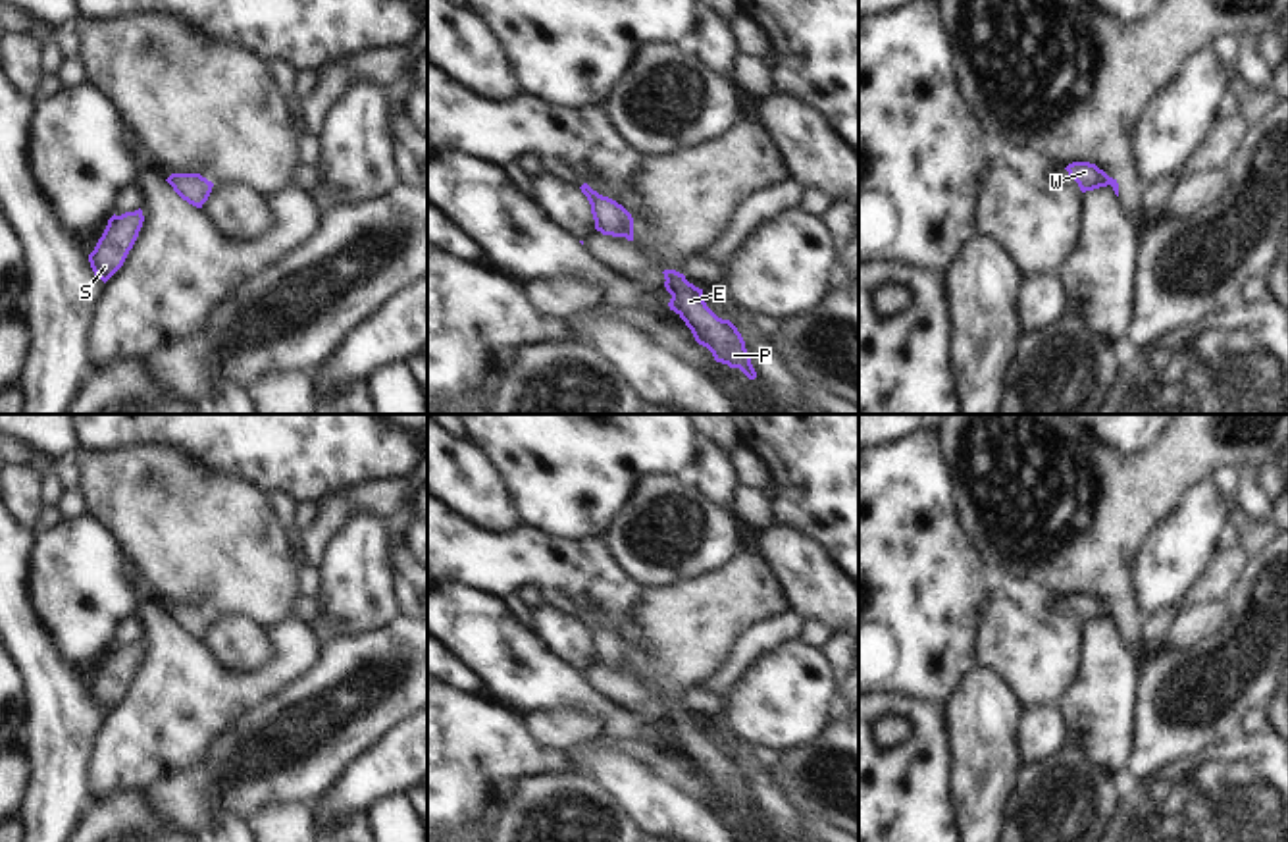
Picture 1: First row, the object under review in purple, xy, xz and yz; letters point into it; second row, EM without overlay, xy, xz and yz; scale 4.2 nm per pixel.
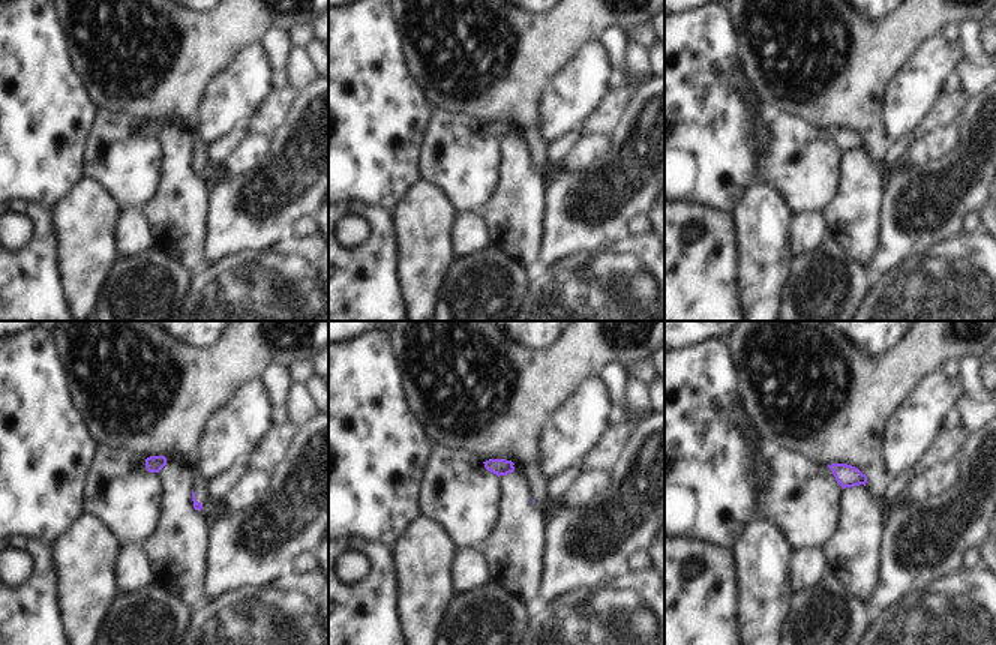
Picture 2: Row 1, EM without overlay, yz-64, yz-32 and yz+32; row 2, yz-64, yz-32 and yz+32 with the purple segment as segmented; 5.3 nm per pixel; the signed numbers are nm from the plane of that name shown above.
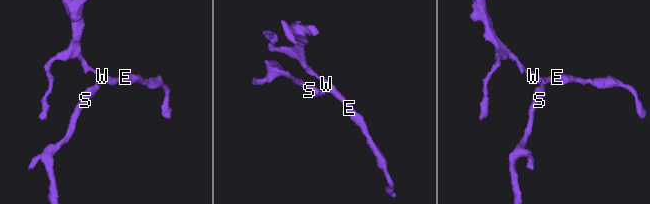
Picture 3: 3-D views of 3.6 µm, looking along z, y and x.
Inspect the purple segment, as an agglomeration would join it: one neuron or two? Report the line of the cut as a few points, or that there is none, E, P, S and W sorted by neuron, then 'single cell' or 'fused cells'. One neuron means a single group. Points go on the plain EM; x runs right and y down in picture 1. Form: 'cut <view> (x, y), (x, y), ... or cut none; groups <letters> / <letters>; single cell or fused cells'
cut yz (1107, 609), (1111, 615); groups E P W / S; fused cells

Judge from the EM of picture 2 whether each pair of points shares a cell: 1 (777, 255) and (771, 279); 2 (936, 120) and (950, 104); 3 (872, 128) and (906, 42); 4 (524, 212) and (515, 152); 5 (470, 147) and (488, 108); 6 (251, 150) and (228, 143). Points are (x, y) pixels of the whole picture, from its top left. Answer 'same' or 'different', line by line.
1: same
2: same
3: same
4: same
5: different
6: different

